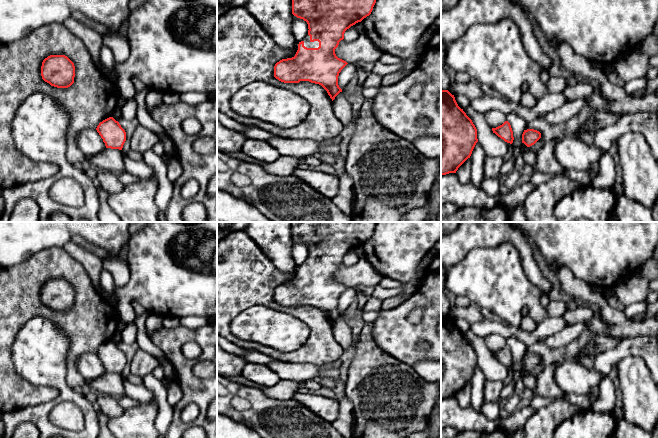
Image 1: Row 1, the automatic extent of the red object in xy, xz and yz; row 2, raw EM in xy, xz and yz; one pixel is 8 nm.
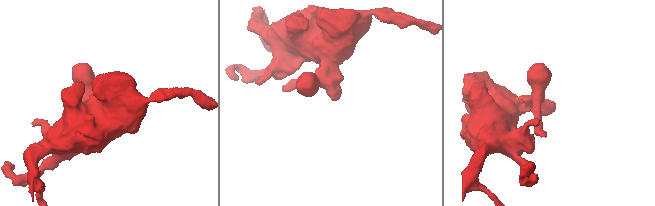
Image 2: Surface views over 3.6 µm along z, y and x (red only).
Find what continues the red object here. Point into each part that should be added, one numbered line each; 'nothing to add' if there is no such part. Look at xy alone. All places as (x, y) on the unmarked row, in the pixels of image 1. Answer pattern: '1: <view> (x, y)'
nothing to add

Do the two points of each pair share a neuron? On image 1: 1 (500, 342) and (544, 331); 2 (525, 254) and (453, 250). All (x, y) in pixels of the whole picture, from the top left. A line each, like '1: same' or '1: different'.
1: different
2: same

